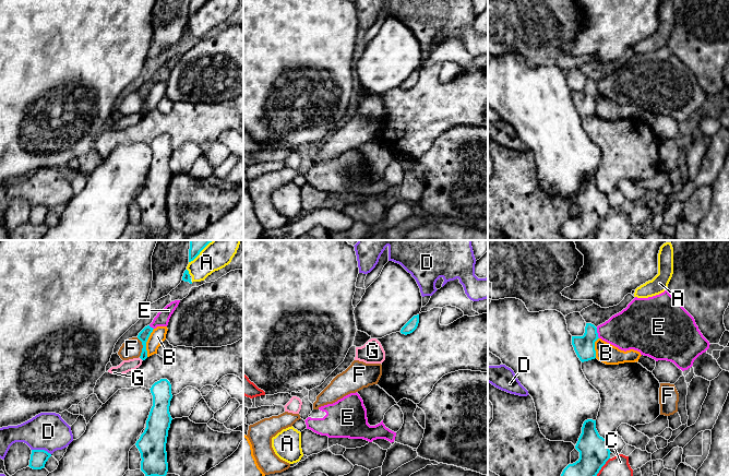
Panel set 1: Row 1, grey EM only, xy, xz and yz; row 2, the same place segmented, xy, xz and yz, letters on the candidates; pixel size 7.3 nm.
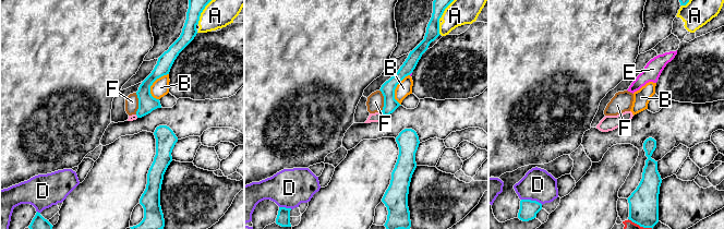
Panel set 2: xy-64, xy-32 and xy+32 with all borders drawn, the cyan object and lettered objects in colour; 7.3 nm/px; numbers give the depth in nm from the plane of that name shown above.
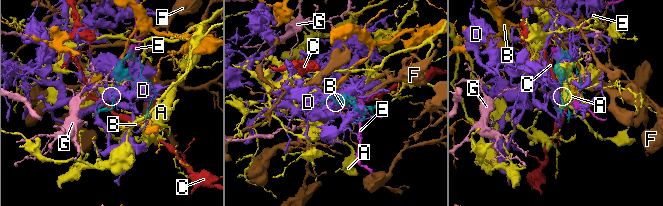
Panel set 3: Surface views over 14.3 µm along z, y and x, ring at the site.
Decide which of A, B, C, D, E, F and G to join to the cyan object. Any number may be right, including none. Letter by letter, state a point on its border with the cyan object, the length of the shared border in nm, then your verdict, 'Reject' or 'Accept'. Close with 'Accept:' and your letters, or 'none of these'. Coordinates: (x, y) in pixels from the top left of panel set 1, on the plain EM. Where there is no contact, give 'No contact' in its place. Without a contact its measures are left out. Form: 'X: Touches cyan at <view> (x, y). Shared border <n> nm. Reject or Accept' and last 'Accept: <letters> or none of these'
A: Touches cyan at xy (188, 27). Shared border 50 nm. Reject
B: Touches cyan at xy (145, 98). Shared border 220 nm. Reject
C: Touches cyan at yz (601, 222). Shared border 190 nm. Reject
D: Touches cyan at xy (42, 205). Shared border 150 nm. Reject
E: Touches cyan at yz (597, 88). Shared border 80 nm. Reject
F: Touches cyan at xy (143, 103). Shared border 150 nm. Reject
G: Touches cyan at xy (141, 114). Shared border 40 nm. Reject
Accept: none of these

